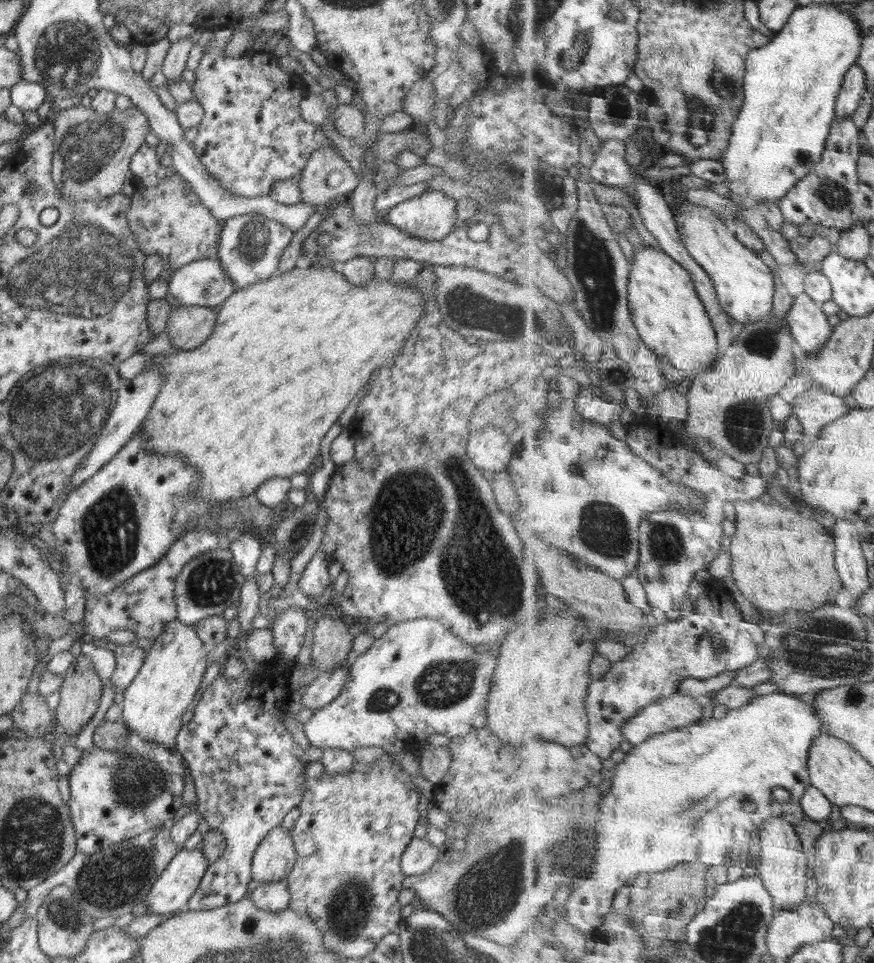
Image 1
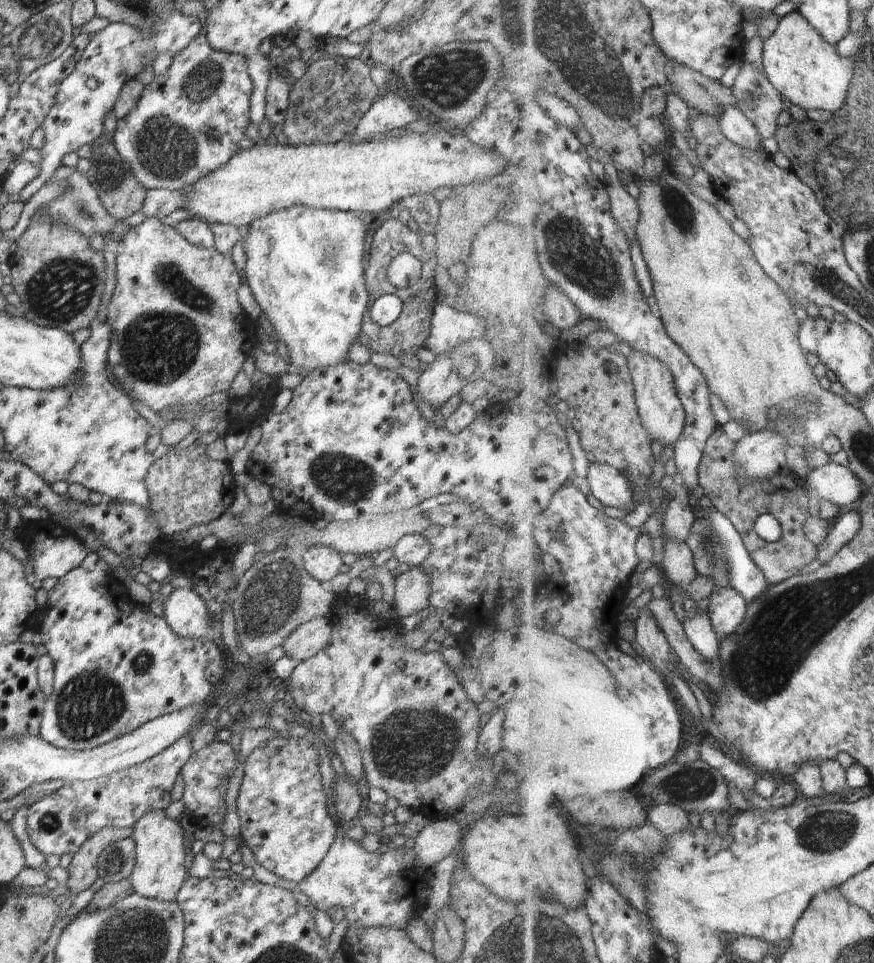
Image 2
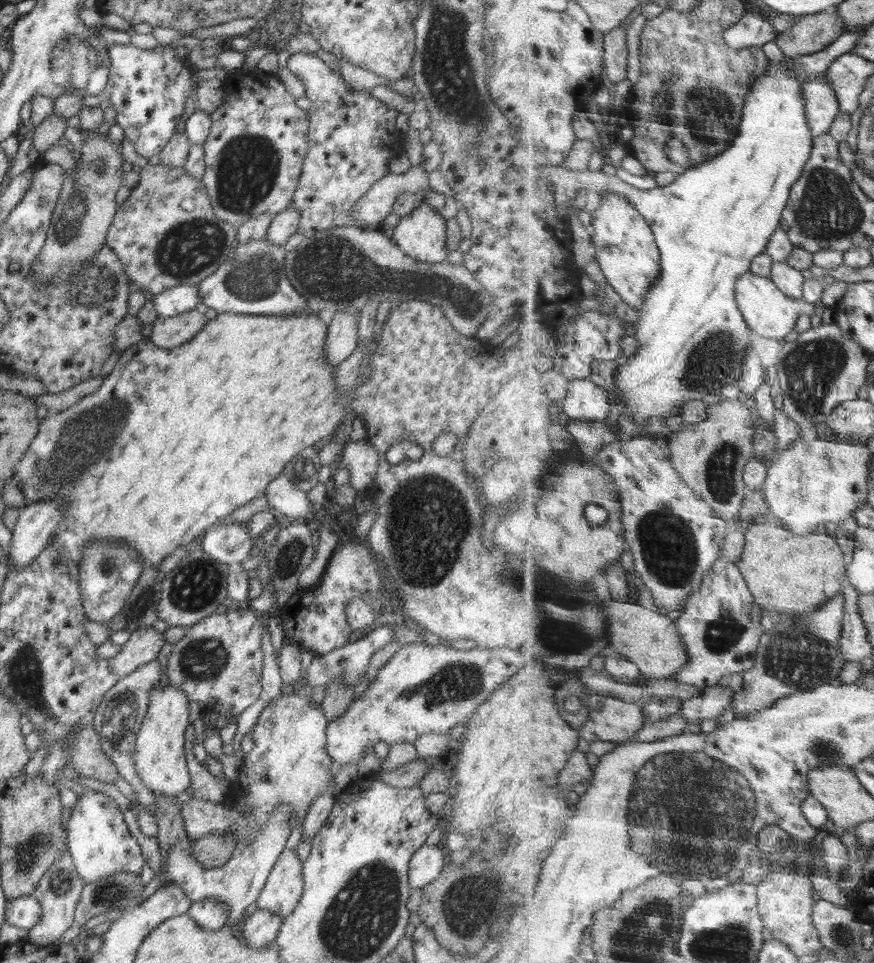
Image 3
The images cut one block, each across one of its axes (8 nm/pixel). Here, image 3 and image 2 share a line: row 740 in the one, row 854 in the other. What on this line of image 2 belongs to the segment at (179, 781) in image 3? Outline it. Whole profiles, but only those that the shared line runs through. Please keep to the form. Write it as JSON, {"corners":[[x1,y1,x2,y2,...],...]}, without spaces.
{"corners":[[156,809,141,816,132,828,130,838,135,842,135,865,129,881,133,892,164,902,174,901,188,877,183,864,186,860,185,836,179,821,166,816,164,809]]}

